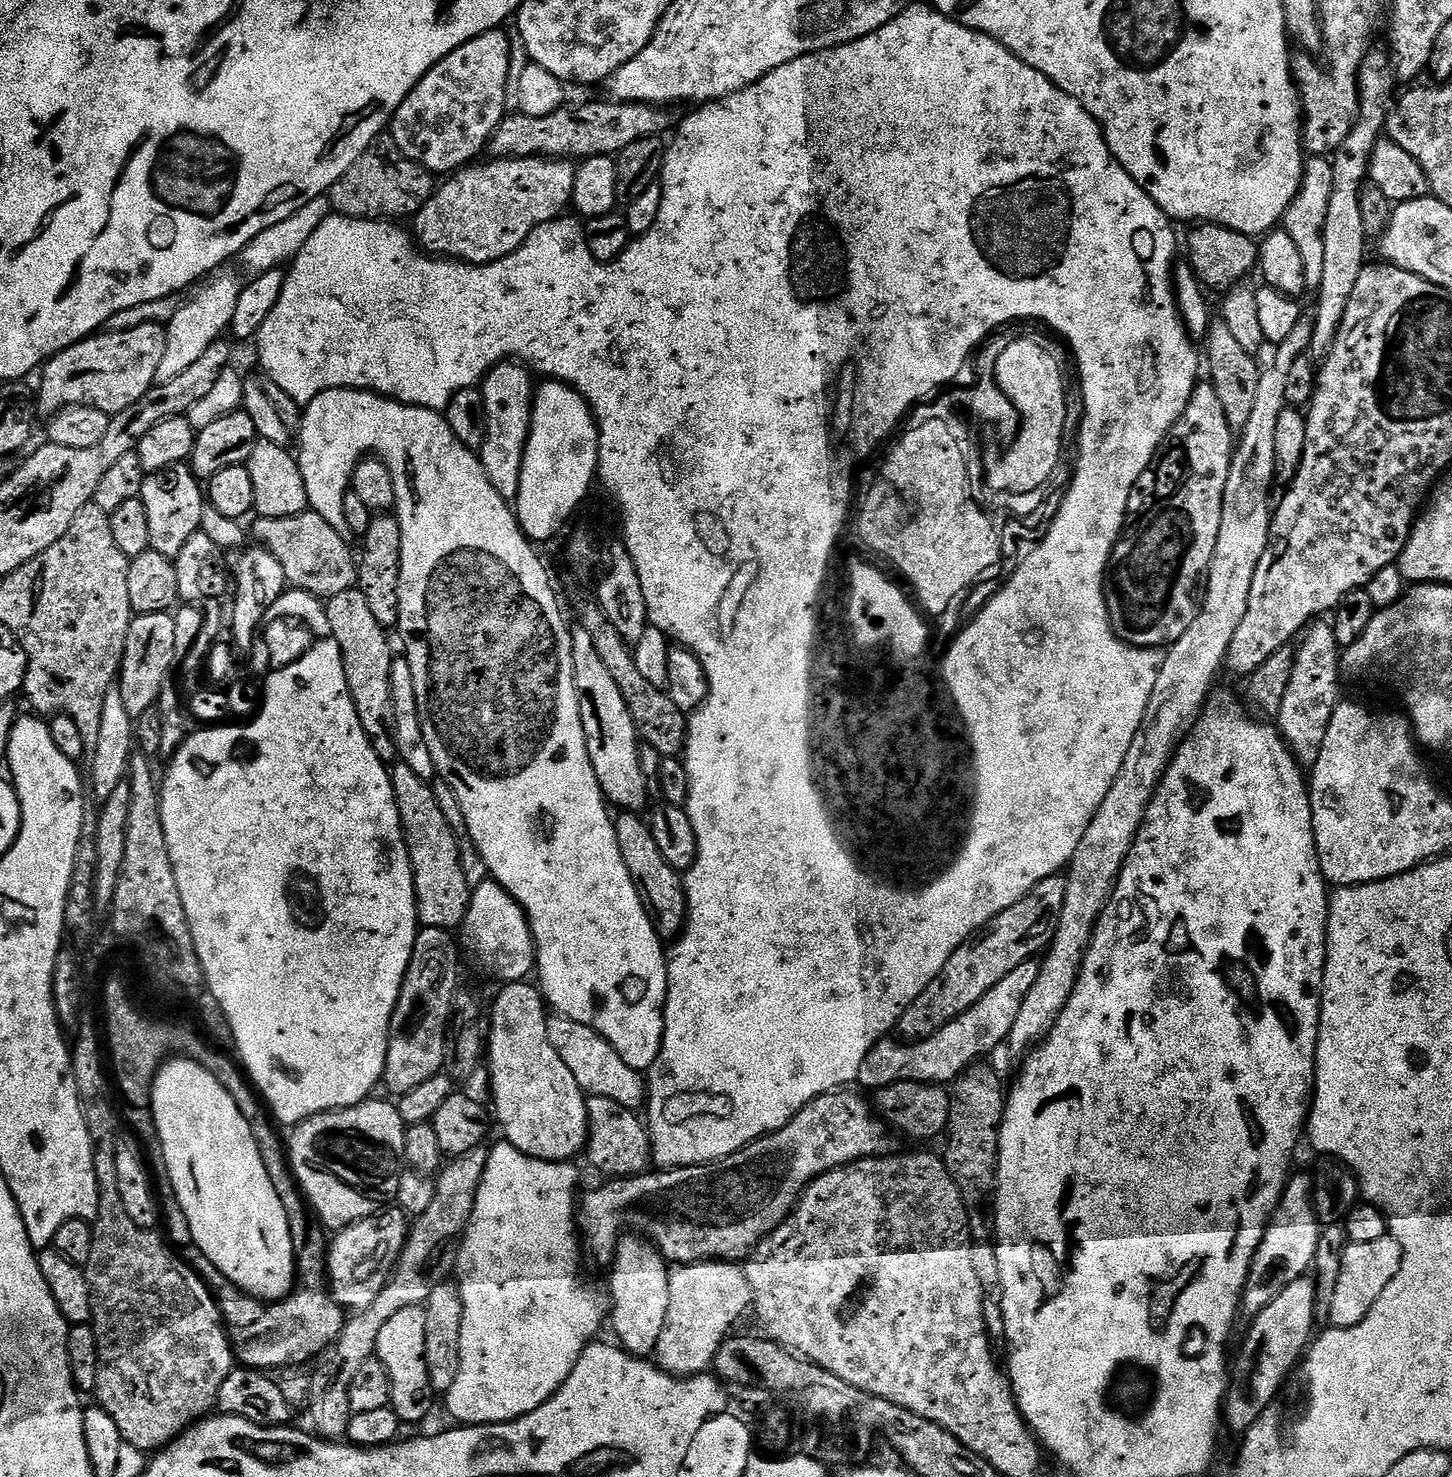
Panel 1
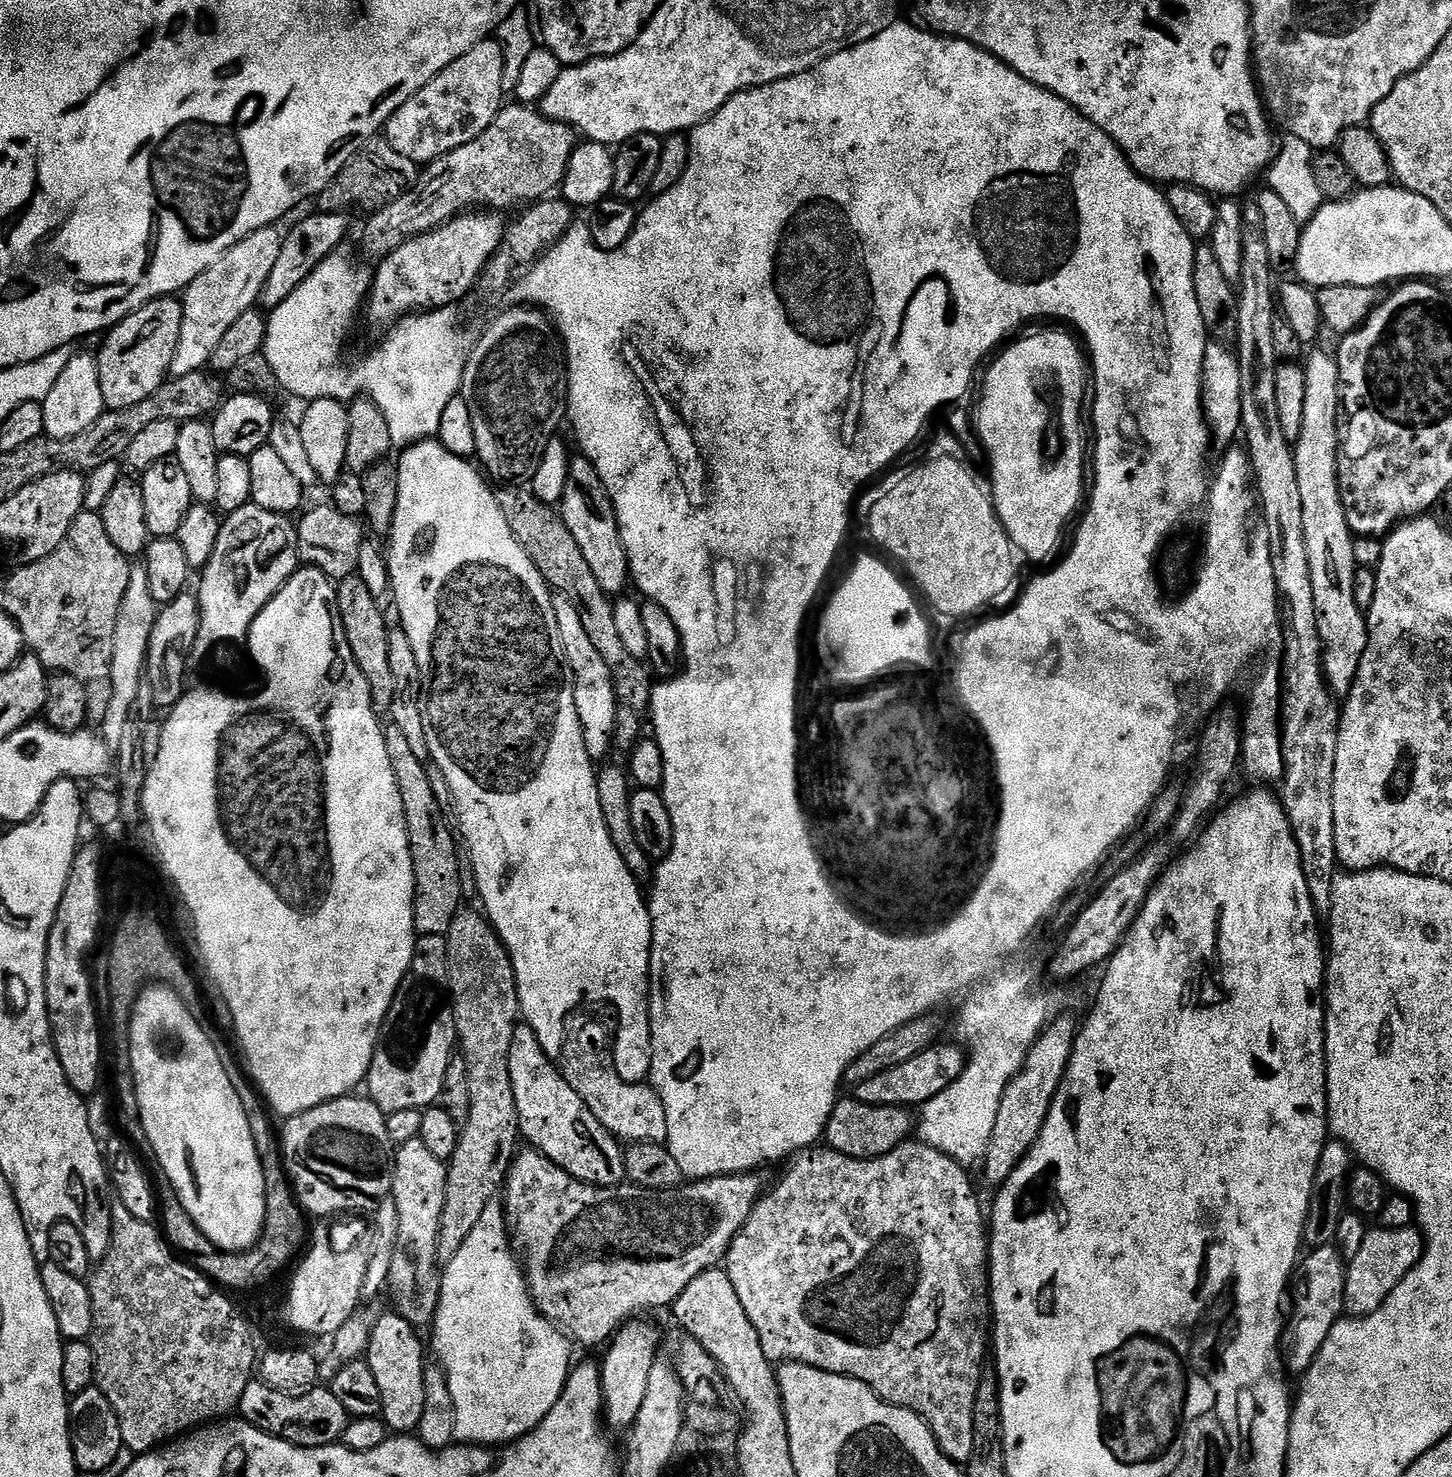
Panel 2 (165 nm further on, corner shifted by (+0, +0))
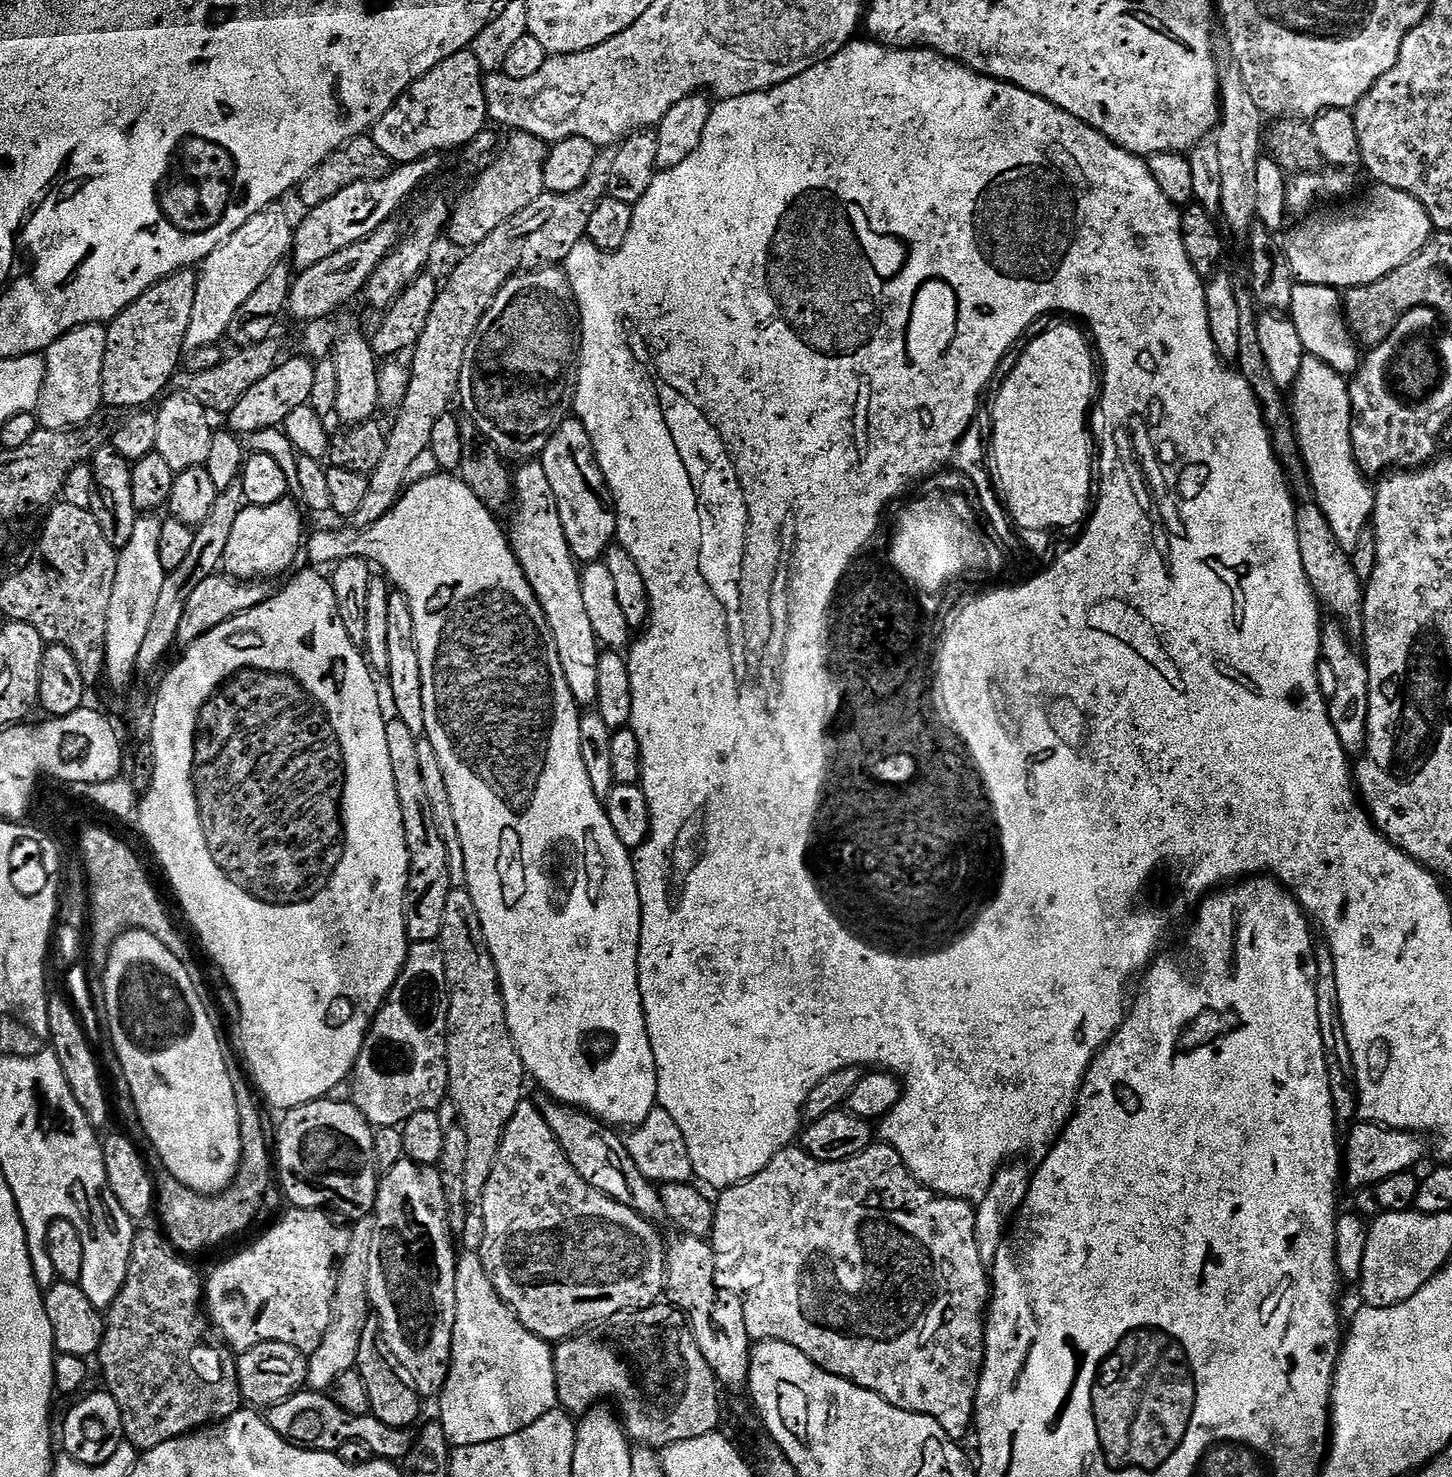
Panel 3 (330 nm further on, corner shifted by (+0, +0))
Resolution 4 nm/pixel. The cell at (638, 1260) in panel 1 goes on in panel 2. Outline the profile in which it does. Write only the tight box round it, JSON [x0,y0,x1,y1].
[600,1318,660,1429]

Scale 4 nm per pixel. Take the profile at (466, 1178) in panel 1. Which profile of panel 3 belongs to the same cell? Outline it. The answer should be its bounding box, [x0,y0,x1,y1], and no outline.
[438,887,525,1202]

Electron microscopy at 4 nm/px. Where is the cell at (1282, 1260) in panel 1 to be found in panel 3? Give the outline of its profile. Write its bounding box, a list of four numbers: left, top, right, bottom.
[1342,1122,1425,1190]

